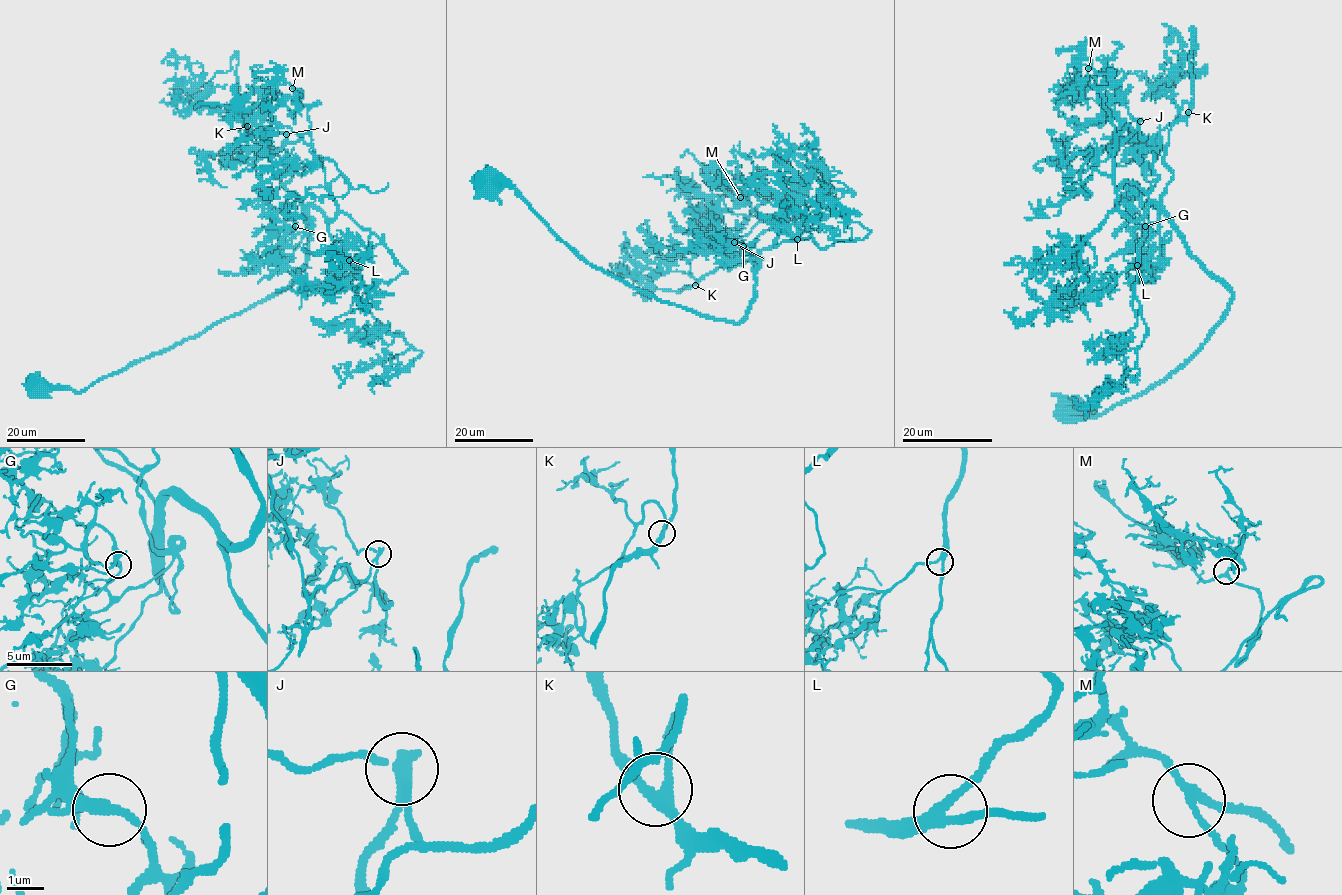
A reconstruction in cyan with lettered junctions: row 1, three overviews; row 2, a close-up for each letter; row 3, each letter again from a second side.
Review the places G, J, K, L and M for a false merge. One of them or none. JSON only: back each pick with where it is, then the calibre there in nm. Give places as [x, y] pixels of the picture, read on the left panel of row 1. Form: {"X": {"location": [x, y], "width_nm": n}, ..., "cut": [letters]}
{"cut": []}

